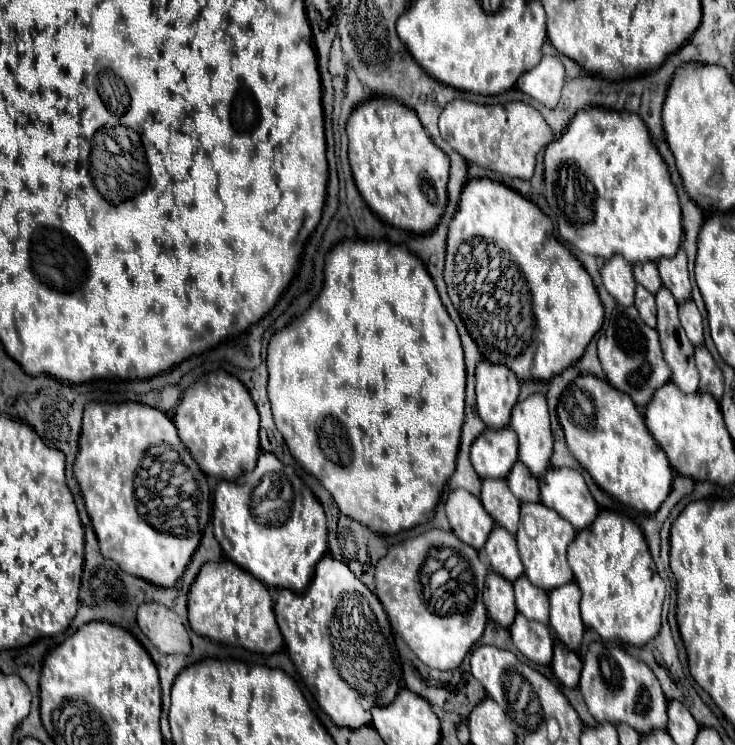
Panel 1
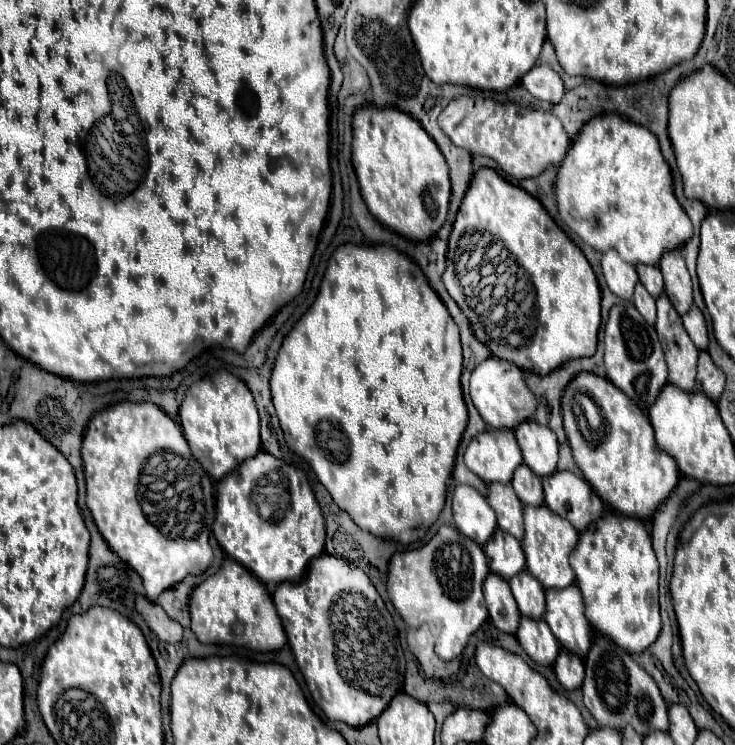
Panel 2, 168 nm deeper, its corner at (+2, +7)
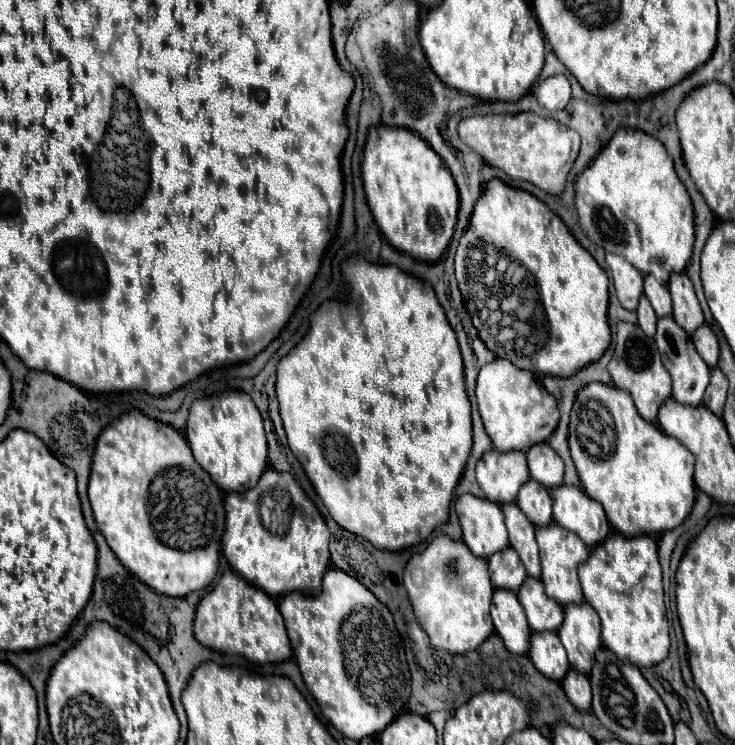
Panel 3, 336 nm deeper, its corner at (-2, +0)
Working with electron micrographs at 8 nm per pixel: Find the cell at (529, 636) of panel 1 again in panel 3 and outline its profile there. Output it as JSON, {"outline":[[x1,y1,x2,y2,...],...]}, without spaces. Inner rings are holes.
{"outline":[[533,632,529,658,533,660,535,668,551,680,561,682,565,678,565,672,569,672,565,648,561,648,557,632]]}

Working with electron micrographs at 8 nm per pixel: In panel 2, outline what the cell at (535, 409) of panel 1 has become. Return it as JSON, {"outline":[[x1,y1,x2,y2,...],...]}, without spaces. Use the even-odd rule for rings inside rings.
{"outline":[[527,419,515,427,515,437,521,447,523,461,533,469,533,473,543,477,555,471,559,443,549,427]]}

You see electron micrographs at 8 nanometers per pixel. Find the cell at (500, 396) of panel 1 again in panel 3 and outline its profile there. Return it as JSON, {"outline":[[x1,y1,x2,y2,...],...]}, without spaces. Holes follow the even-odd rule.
{"outline":[[495,358,493,362,485,364,479,372,475,394,485,432,489,434,493,448,499,452,525,452,529,444,547,442,547,438,557,428,559,410,555,396,549,394,545,386,537,382,533,372,523,372,509,360]]}

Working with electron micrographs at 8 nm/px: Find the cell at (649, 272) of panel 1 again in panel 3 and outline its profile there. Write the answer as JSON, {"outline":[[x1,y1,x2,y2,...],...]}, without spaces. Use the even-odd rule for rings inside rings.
{"outline":[[651,274,645,276,645,296,649,298,649,302,651,302,651,306,659,318,673,314,671,294,669,294,667,286,657,282,655,276,651,276]]}

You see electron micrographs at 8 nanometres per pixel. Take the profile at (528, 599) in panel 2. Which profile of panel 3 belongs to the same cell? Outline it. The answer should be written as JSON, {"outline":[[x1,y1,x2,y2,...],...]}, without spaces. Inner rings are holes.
{"outline":[[527,578,517,592,521,606,525,608,529,626,533,632,557,630,563,620,563,606,545,596,545,588,539,578]]}

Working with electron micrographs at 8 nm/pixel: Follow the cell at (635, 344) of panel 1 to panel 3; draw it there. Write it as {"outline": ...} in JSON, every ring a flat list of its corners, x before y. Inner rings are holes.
{"outline":[[621,322,617,326,617,346,609,362,609,374,617,388,627,390,631,394,639,416,649,424,655,424,659,406,671,396,671,376,659,358,655,340,645,336,645,332,637,324]]}

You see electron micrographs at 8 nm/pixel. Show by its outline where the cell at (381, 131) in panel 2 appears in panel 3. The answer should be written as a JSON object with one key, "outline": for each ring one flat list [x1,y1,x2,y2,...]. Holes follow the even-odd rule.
{"outline":[[379,124,369,128,361,172,363,172,363,188,365,188,369,210,377,226,381,228,383,236,387,238,387,242,395,250,405,252,411,258,417,258,423,262,437,262,451,242,451,236,457,224,455,210,459,212,457,186,453,182,451,172,437,156,437,152,433,152,433,148,425,144,425,140,421,140,419,136,415,136,405,128,389,128,385,124]]}

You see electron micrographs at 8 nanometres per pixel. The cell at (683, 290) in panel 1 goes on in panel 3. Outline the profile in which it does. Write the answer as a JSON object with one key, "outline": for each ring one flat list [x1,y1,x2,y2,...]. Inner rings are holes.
{"outline":[[685,272,673,274,669,280,669,292,673,298,673,318,675,322,685,328,689,334,693,334,705,320,699,306,699,300,695,296,693,284]]}

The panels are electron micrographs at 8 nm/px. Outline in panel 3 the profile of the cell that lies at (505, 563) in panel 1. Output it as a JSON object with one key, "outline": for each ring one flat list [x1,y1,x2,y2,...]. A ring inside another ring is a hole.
{"outline":[[513,548,495,552,489,558,489,574,491,574,491,582,495,584,495,588,505,588,511,592,517,592,517,588,527,578,525,566,521,564,521,560]]}

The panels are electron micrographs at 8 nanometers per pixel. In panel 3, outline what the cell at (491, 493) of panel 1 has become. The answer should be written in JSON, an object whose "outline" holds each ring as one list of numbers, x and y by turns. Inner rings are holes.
{"outline":[[515,502,503,504,503,514,511,548,517,550,521,562,527,568,527,574,539,578,541,562,539,562,539,548,535,542,535,526,527,520,527,516,521,512,521,508]]}

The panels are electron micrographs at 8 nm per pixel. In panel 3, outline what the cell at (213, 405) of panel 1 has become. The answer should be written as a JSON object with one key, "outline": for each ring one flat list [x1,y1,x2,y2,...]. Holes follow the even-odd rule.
{"outline":[[243,392,195,400,191,404,185,436,195,460,225,492,241,492,253,488,261,478,261,472,265,472,267,468,267,440,263,418,253,400]]}

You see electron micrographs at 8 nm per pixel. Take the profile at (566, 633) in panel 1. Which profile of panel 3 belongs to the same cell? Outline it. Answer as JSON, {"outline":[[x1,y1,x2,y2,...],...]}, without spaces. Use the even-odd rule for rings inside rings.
{"outline":[[567,604,565,620,557,630,561,644,567,650,571,668,589,676,595,660,595,652,601,646,601,622,597,612,589,604]]}

